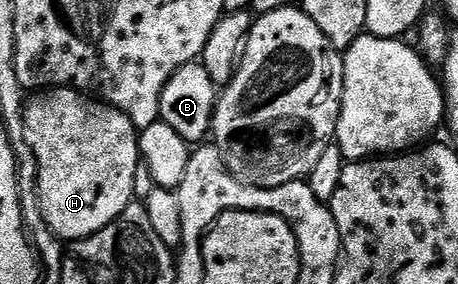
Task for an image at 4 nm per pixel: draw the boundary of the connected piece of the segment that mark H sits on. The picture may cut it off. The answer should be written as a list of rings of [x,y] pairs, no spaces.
[[[47,89],[33,94],[22,106],[24,139],[34,156],[38,178],[38,206],[54,236],[66,243],[83,241],[99,233],[118,218],[135,200],[133,183],[140,162],[139,130],[126,113],[114,105],[76,89]]]

